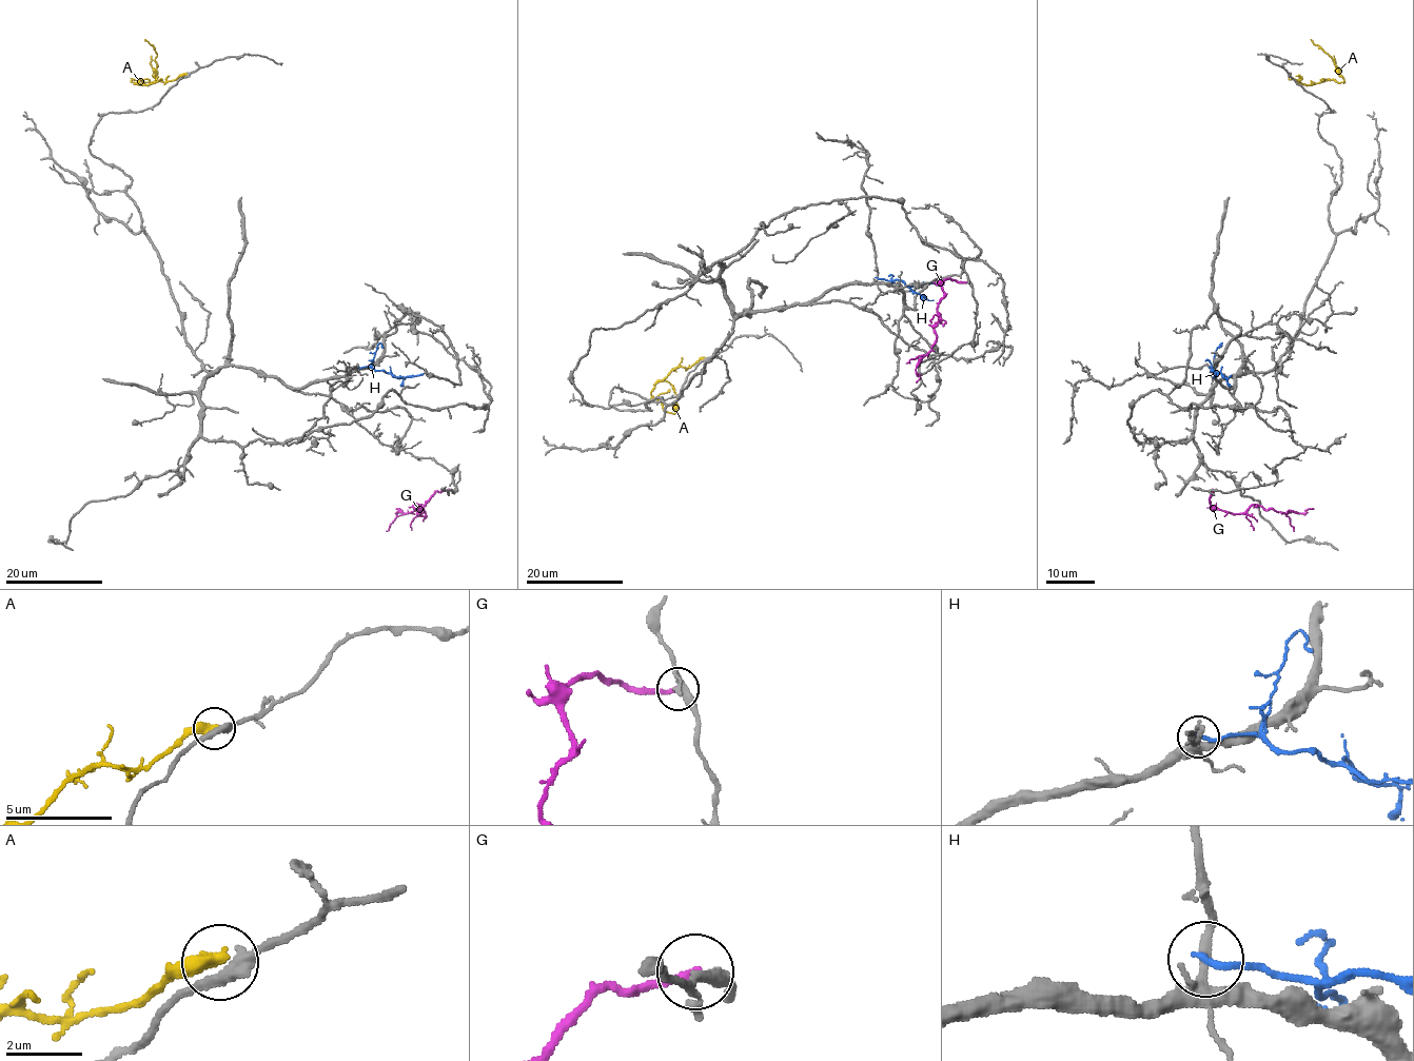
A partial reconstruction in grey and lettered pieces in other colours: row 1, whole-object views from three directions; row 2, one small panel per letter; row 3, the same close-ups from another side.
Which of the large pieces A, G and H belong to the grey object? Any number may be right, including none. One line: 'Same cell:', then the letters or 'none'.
Same cell: none

